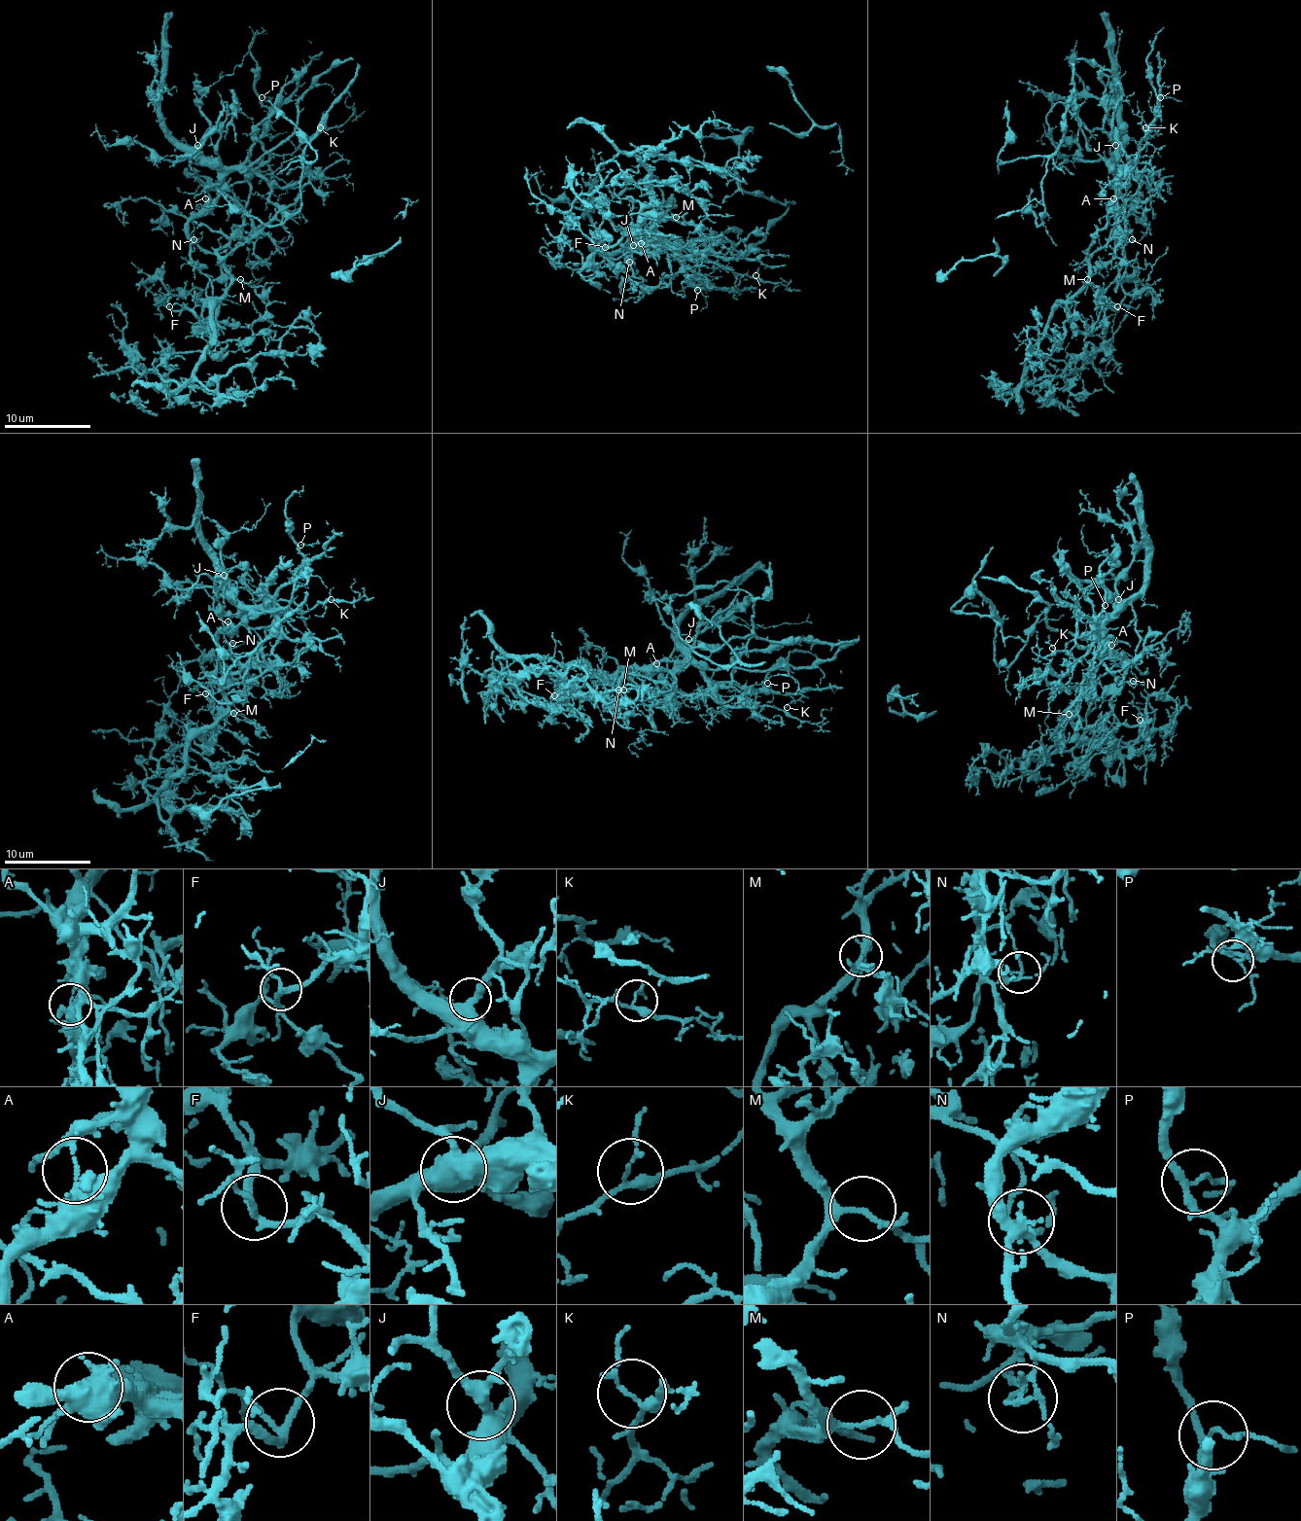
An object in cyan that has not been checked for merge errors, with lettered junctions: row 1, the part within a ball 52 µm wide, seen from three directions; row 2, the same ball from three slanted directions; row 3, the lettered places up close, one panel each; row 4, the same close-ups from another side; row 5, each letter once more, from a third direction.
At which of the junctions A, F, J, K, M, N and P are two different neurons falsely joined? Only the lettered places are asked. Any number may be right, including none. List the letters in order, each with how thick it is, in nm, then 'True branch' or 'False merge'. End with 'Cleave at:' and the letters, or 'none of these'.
A: Thickness 300 nm. False merge
F: Thickness 200 nm. True branch
J: Thickness 360 nm. True branch
K: Thickness 170 nm. True branch
M: Thickness 150 nm. True branch
N: Thickness 140 nm. False merge
P: Thickness 160 nm. True branch
Cleave at: A, N

